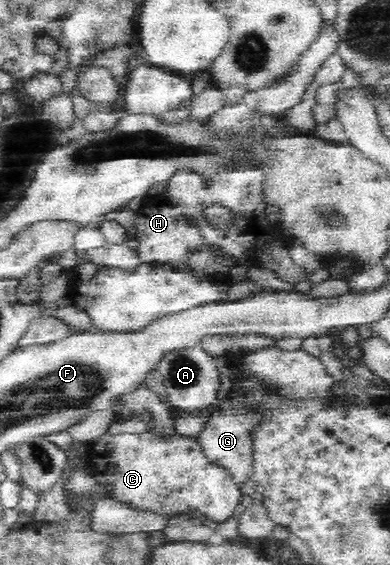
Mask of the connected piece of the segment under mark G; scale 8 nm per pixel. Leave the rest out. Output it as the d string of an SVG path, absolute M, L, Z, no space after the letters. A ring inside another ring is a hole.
M229 396L227 400L213 413L211 420L206 423L206 427L196 436L197 440L204 448L204 454L216 465L221 465L227 469L237 481L239 486L246 483L246 479L253 477L252 473L252 438L248 431L254 429L258 418L254 414L246 414L240 400Z

